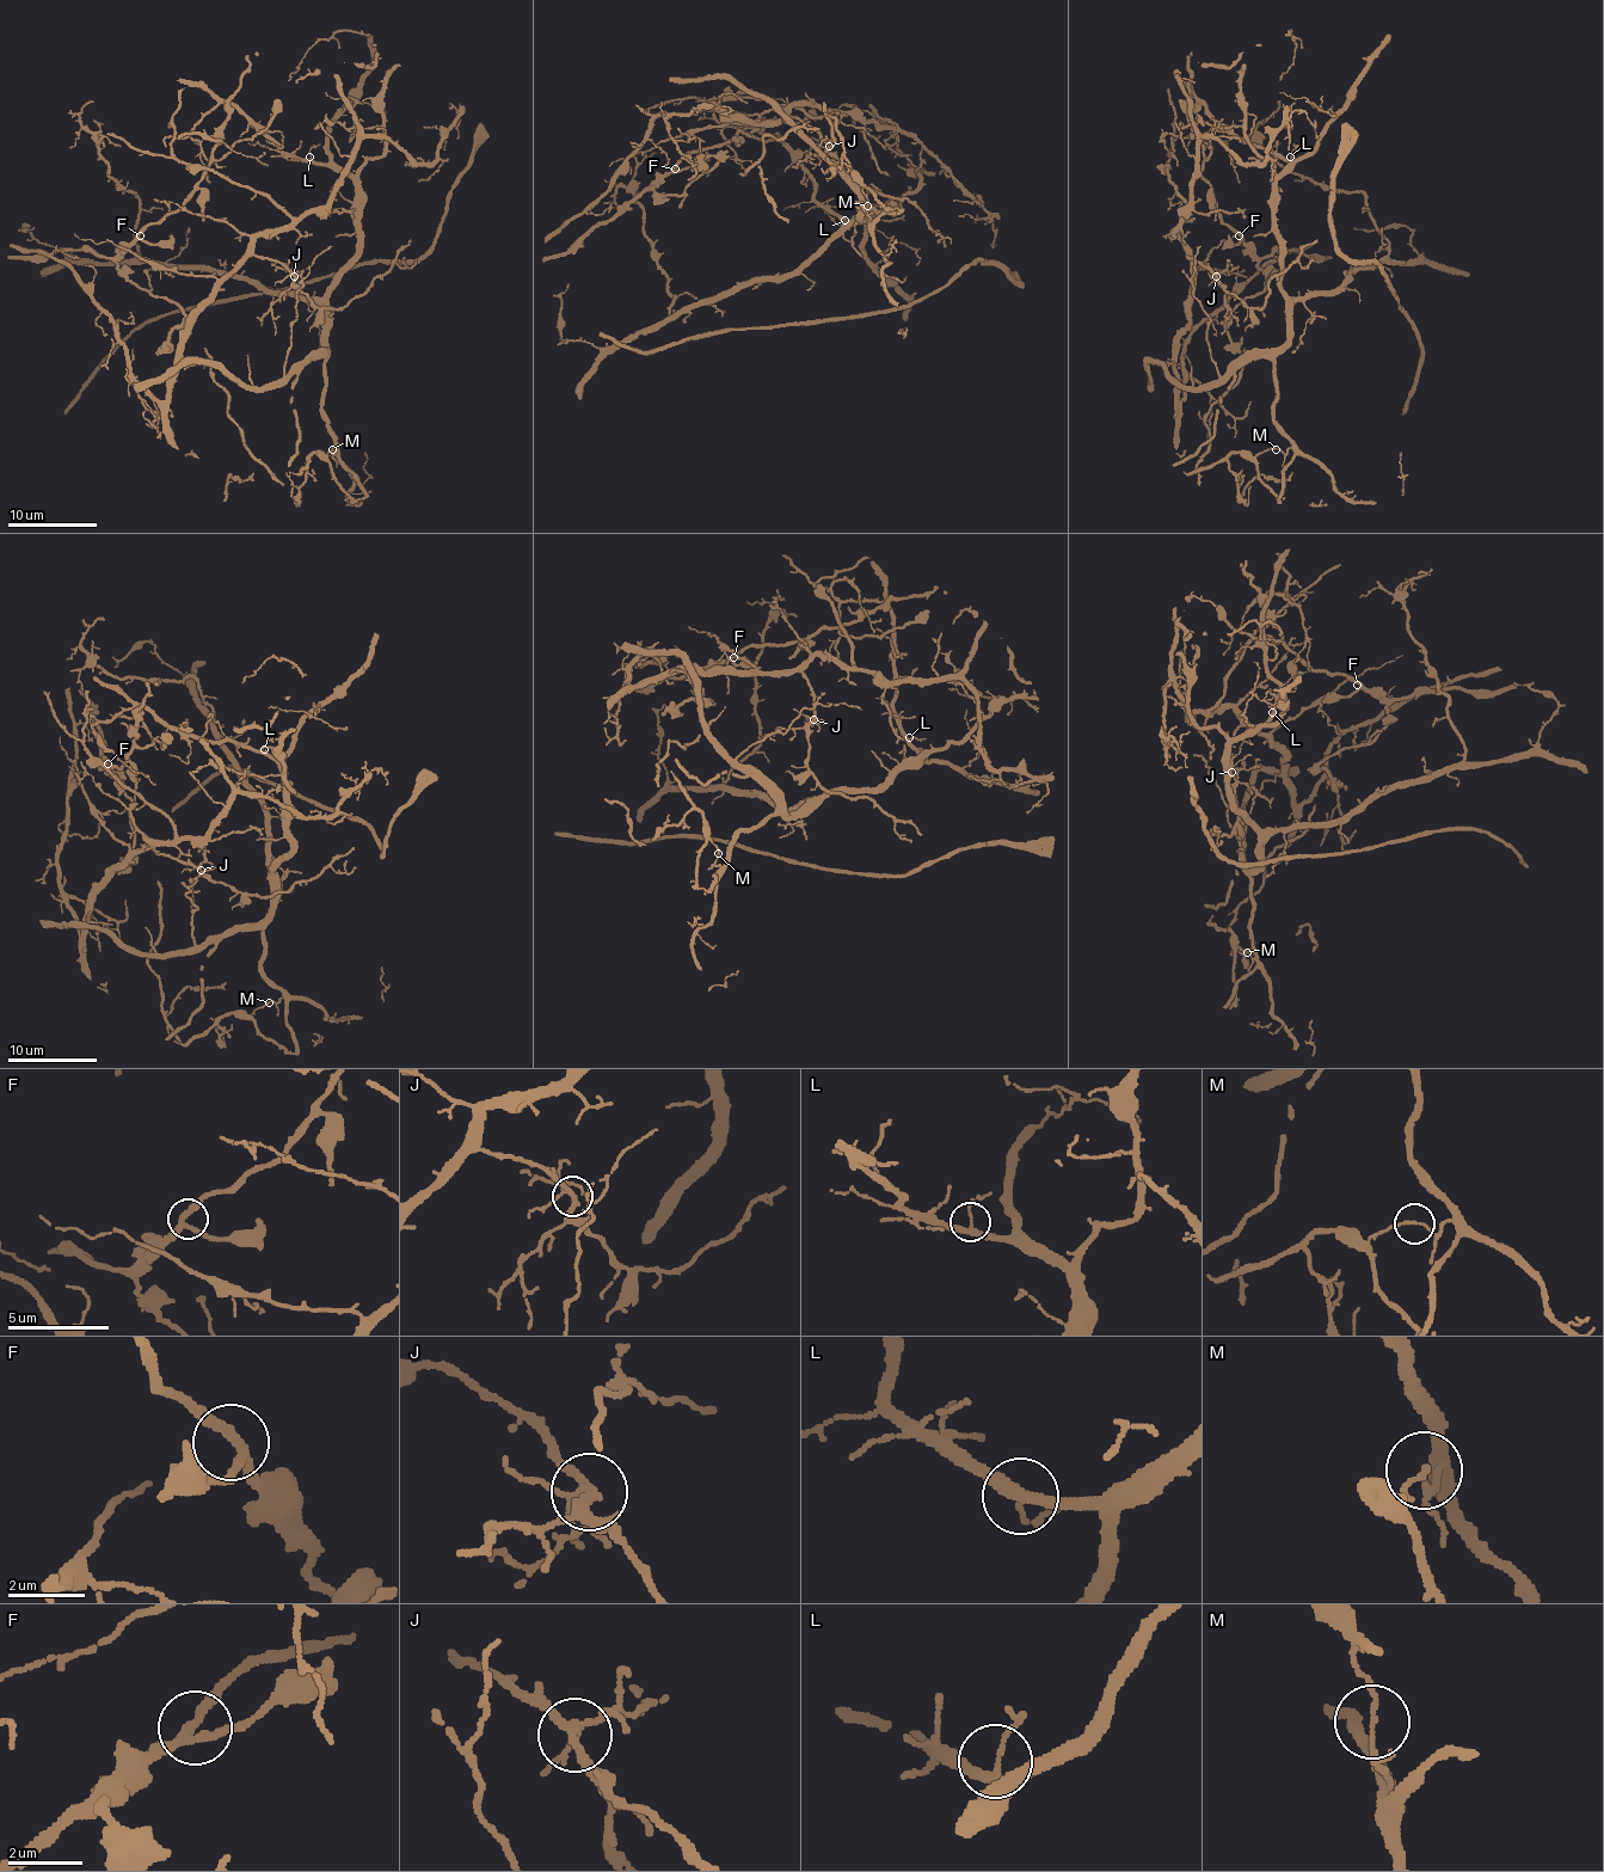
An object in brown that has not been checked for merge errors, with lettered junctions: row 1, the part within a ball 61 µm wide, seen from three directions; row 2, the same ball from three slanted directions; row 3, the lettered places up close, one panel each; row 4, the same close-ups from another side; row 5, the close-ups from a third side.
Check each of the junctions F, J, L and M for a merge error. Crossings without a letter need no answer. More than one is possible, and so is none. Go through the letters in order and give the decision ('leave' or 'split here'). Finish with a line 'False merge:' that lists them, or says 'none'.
F: leave
J: leave
L: leave
M: split here
False merge: M

